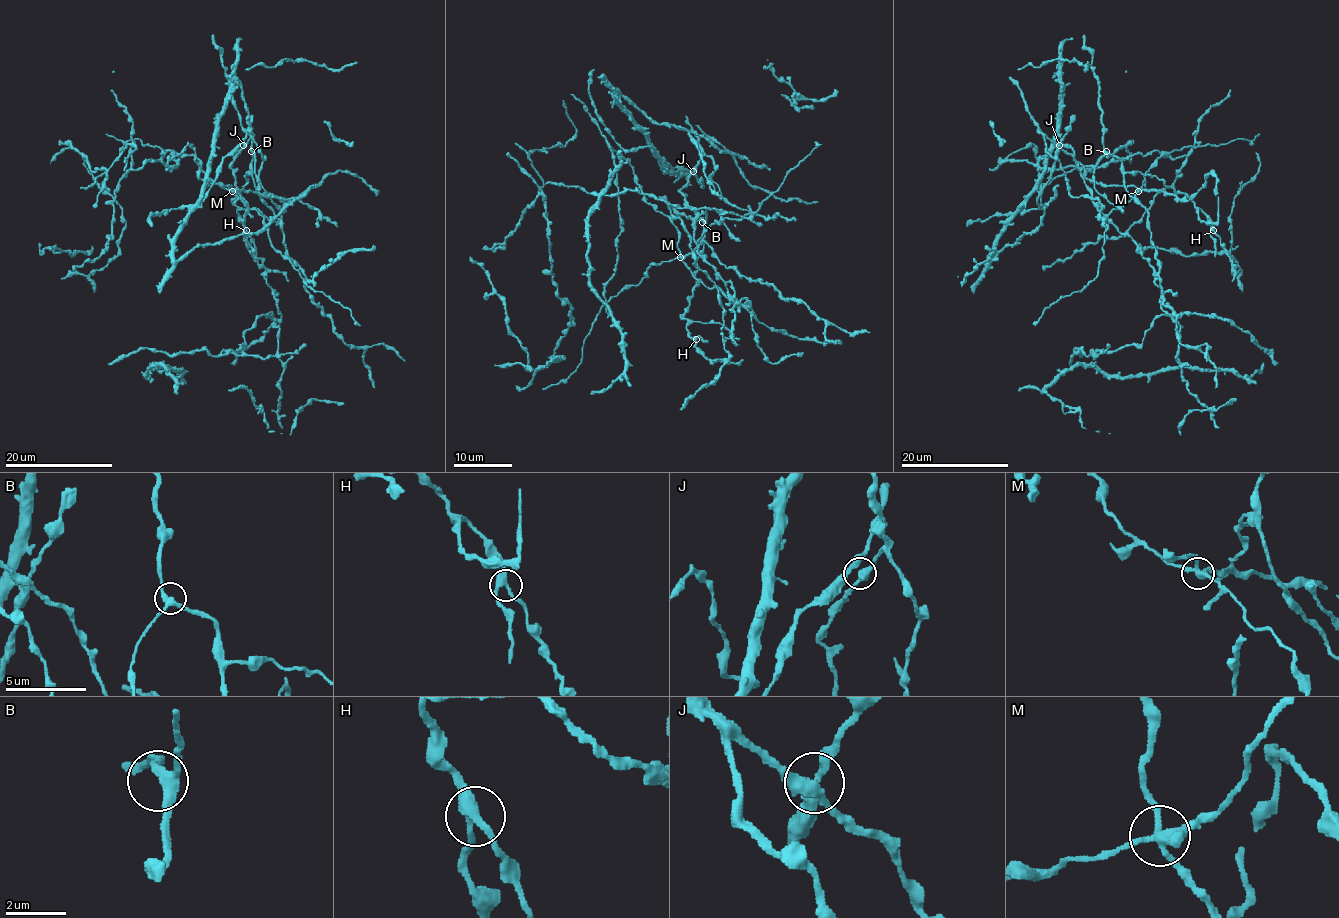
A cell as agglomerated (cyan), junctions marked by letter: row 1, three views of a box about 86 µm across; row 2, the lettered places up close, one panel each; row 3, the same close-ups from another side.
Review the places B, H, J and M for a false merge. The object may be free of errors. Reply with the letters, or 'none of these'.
M

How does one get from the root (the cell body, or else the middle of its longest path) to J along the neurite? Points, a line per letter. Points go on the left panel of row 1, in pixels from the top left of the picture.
J: (245, 216), (246, 205), (235, 185), (231, 167), (231, 162), (243, 145)

